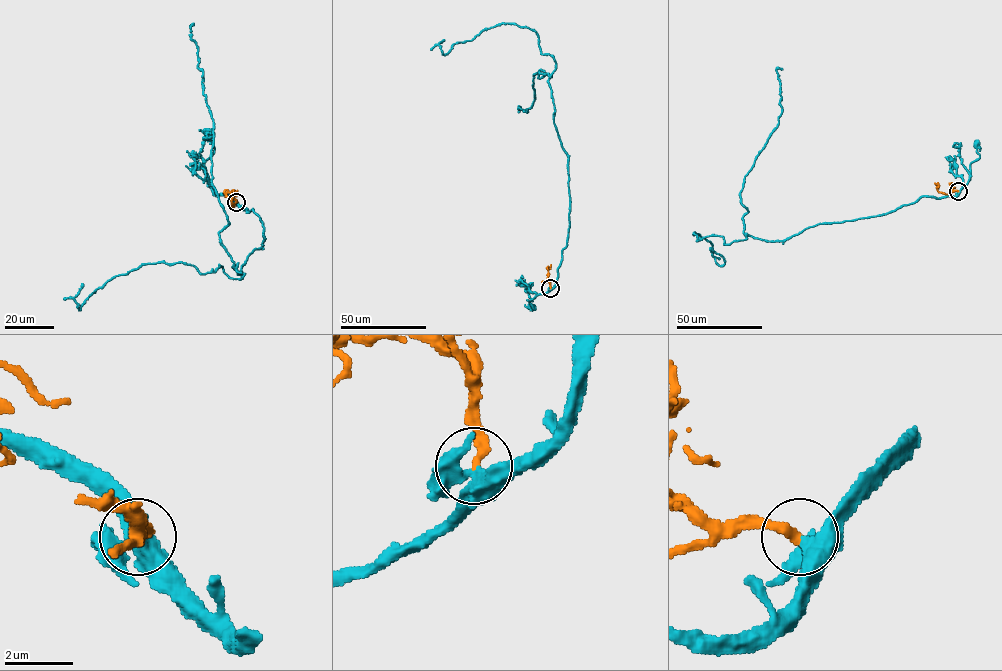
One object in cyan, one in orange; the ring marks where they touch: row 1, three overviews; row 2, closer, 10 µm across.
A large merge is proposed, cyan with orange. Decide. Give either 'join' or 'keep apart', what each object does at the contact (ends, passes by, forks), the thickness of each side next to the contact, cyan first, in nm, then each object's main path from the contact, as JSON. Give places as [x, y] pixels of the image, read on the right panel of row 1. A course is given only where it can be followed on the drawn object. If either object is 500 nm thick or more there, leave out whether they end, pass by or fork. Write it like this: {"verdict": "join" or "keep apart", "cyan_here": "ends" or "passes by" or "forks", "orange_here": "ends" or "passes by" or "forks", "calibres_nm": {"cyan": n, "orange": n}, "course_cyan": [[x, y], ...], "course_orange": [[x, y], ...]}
{"verdict": "join", "cyan_here": "forks", "orange_here": "ends", "calibres_nm": {"cyan": 400, "orange": 300}, "course_cyan": [[958, 191], [970, 176], [970, 164], [980, 157], [976, 144]], "course_orange": [[958, 191], [939, 192], [934, 183]]}

